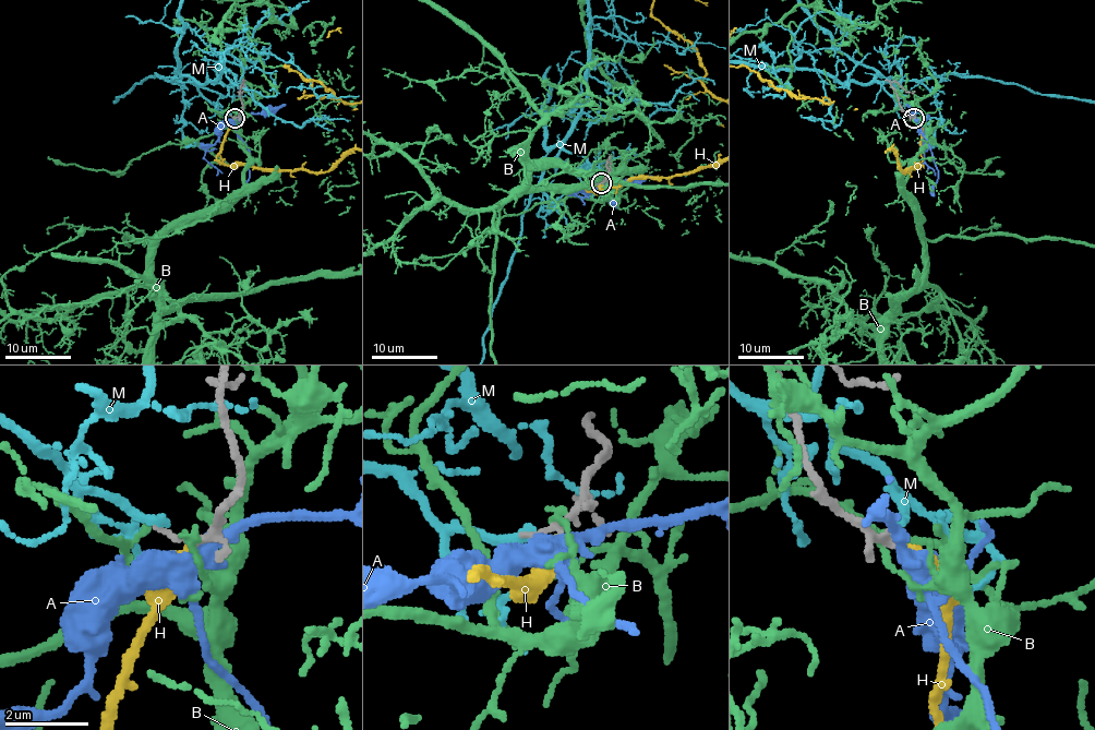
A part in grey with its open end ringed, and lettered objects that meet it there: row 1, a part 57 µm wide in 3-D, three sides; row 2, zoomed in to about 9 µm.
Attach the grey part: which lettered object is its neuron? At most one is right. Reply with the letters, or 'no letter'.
H

